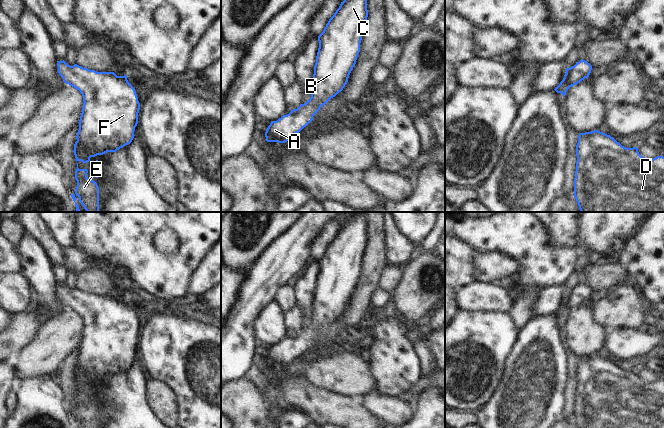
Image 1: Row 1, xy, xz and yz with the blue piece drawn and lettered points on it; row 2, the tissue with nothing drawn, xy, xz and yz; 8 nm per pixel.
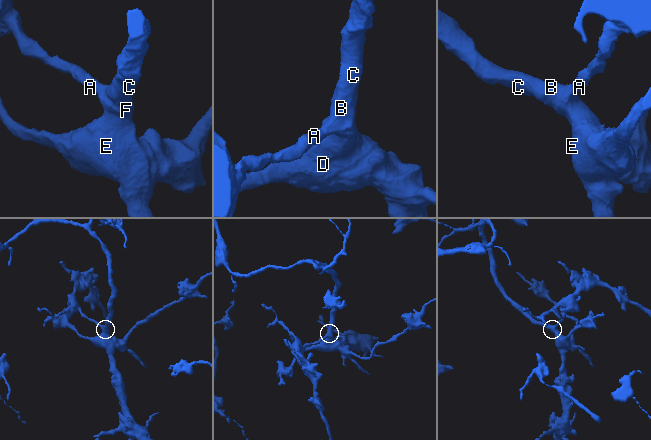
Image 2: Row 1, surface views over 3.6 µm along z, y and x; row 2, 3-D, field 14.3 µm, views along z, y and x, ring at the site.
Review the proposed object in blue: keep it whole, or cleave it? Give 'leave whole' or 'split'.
leave whole

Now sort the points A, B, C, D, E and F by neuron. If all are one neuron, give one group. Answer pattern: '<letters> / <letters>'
A B C D E F

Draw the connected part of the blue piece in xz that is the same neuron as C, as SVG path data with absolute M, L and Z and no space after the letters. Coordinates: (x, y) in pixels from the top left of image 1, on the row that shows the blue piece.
M367 0L341 2L318 36L311 98L277 121L271 121L265 132L267 142L290 140L313 120L323 105L343 90L360 52L367 17Z

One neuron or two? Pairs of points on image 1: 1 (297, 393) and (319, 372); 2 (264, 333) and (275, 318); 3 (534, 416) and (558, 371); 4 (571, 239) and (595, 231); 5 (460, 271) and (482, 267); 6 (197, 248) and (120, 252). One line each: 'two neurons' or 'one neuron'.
1: two neurons
2: one neuron
3: one neuron
4: two neurons
5: two neurons
6: one neuron

